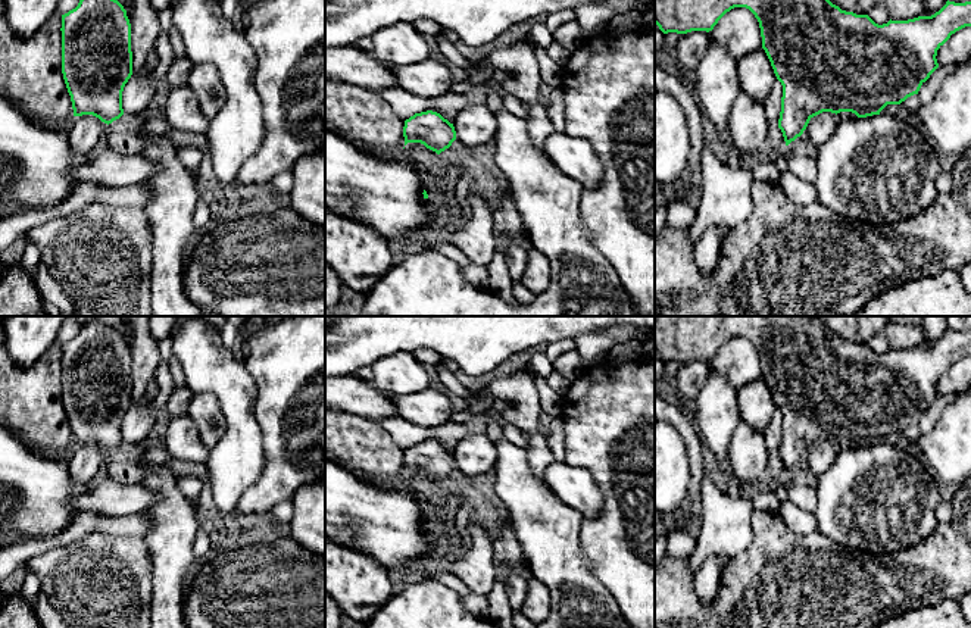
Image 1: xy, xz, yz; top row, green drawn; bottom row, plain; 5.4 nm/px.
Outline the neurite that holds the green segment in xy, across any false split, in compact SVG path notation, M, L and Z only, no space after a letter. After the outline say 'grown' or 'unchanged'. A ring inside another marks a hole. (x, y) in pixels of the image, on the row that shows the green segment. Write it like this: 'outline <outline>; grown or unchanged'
outline M79 0L78 6L62 15L62 74L71 96L74 116L93 115L112 124L124 115L122 91L132 75L131 24L118 0Z; unchanged

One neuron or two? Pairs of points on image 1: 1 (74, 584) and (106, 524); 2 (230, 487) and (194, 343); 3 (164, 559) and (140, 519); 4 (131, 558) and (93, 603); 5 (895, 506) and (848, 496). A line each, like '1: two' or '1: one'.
1: two
2: one
3: two
4: one
5: one

